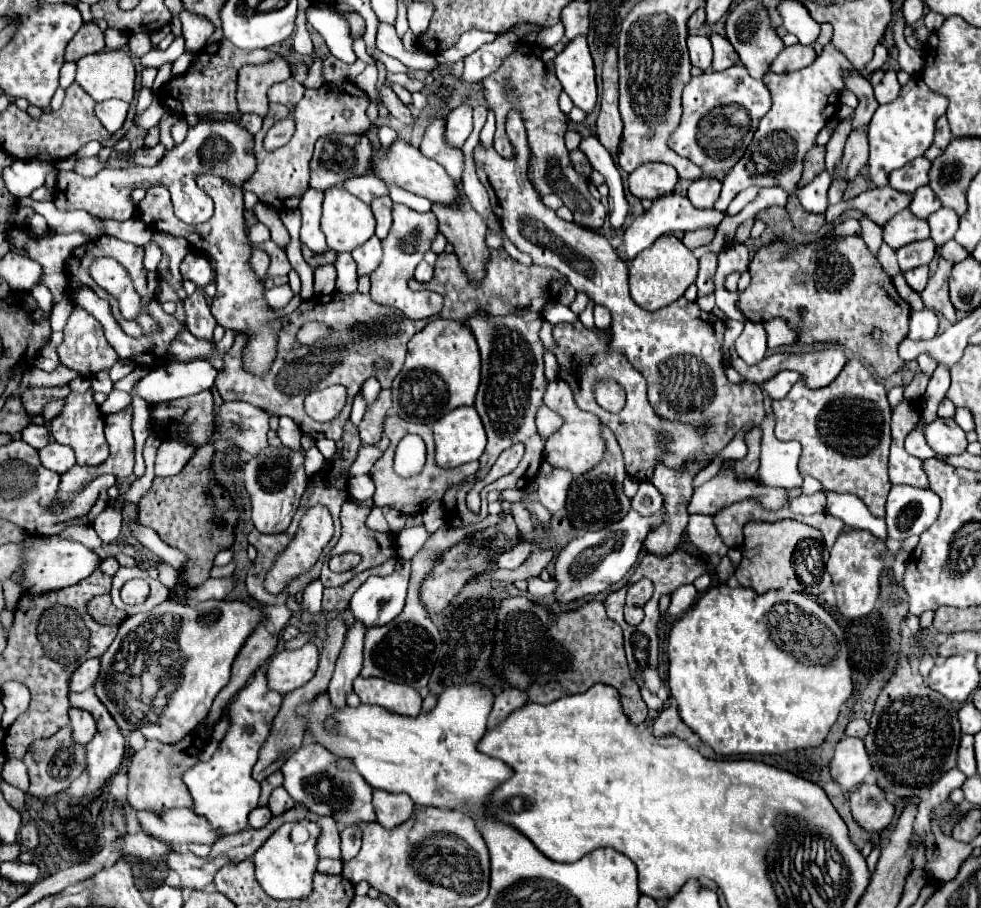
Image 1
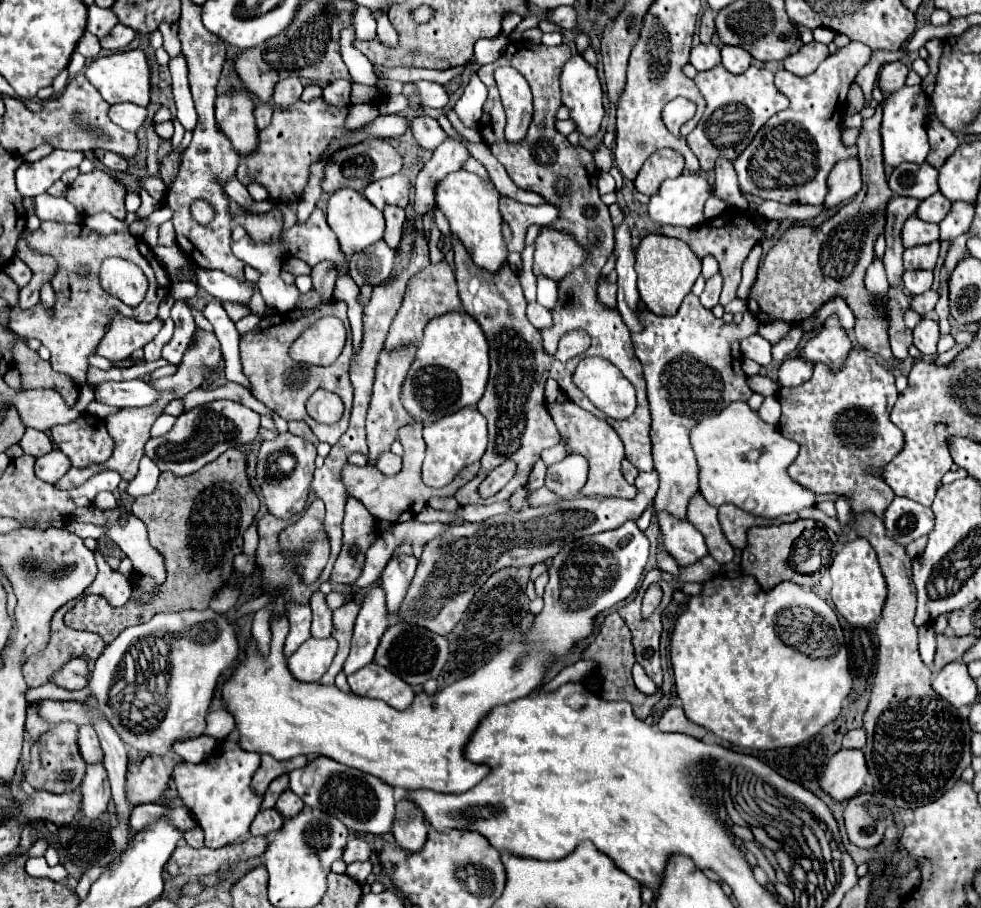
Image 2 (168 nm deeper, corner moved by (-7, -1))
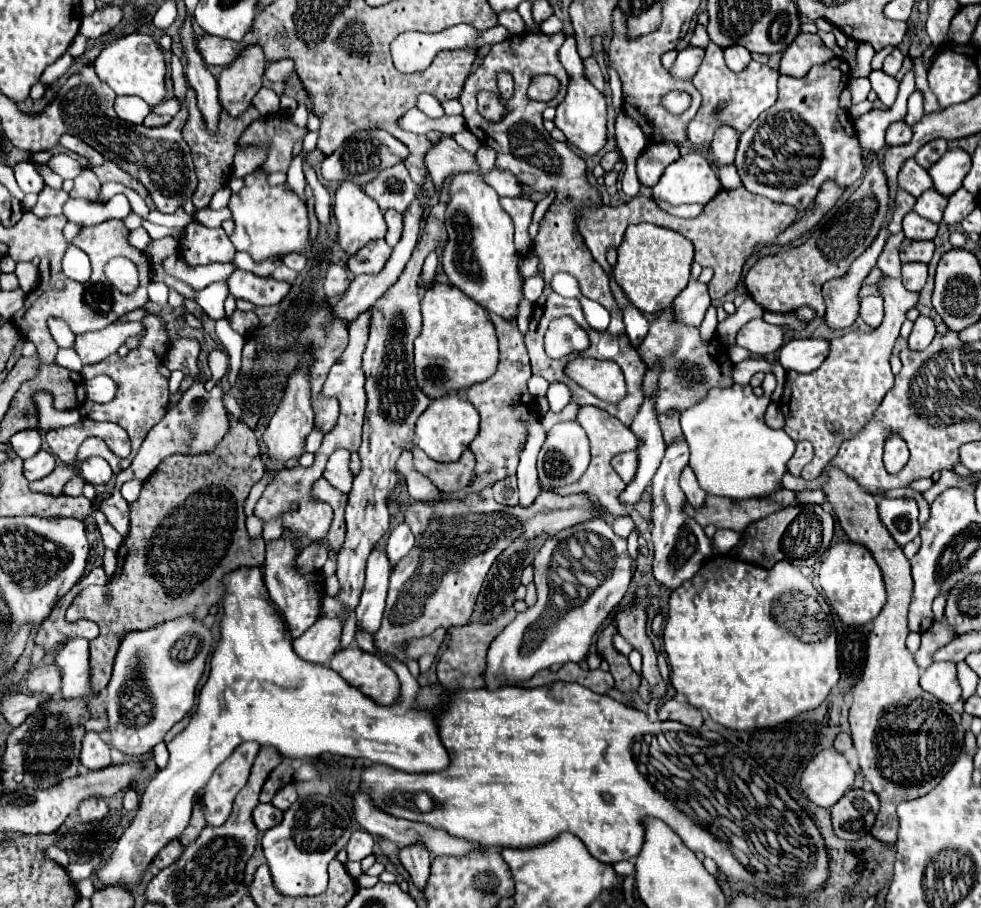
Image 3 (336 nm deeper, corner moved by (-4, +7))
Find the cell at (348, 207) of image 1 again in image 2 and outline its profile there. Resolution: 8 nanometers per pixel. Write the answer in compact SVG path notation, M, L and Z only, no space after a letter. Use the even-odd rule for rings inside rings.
M338 189L336 193L332 193L330 201L328 201L328 225L330 229L336 233L342 251L350 257L358 251L362 251L364 247L370 247L372 243L380 241L384 235L384 217L382 211L378 211L376 207L372 207L362 193L354 191L354 189Z

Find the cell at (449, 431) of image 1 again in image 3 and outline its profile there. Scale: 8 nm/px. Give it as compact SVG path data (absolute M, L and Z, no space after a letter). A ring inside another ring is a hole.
M445 395L445 399L435 399L427 411L417 419L415 427L415 443L439 463L451 463L461 457L461 453L469 447L479 431L479 413L477 409L459 395Z

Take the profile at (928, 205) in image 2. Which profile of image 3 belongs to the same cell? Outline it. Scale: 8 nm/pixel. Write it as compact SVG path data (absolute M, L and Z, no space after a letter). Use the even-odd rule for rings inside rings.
M927 189L915 203L915 213L933 221L933 223L941 223L943 219L943 209L947 205L947 199L943 195L939 195L935 189Z

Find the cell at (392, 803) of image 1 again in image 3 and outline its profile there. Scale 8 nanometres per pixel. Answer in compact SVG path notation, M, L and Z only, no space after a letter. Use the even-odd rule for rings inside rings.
M413 845L407 849L399 851L399 859L403 863L403 867L409 871L413 885L423 891L429 879L429 867L431 867L431 859L429 859L429 851L423 849L421 845Z

